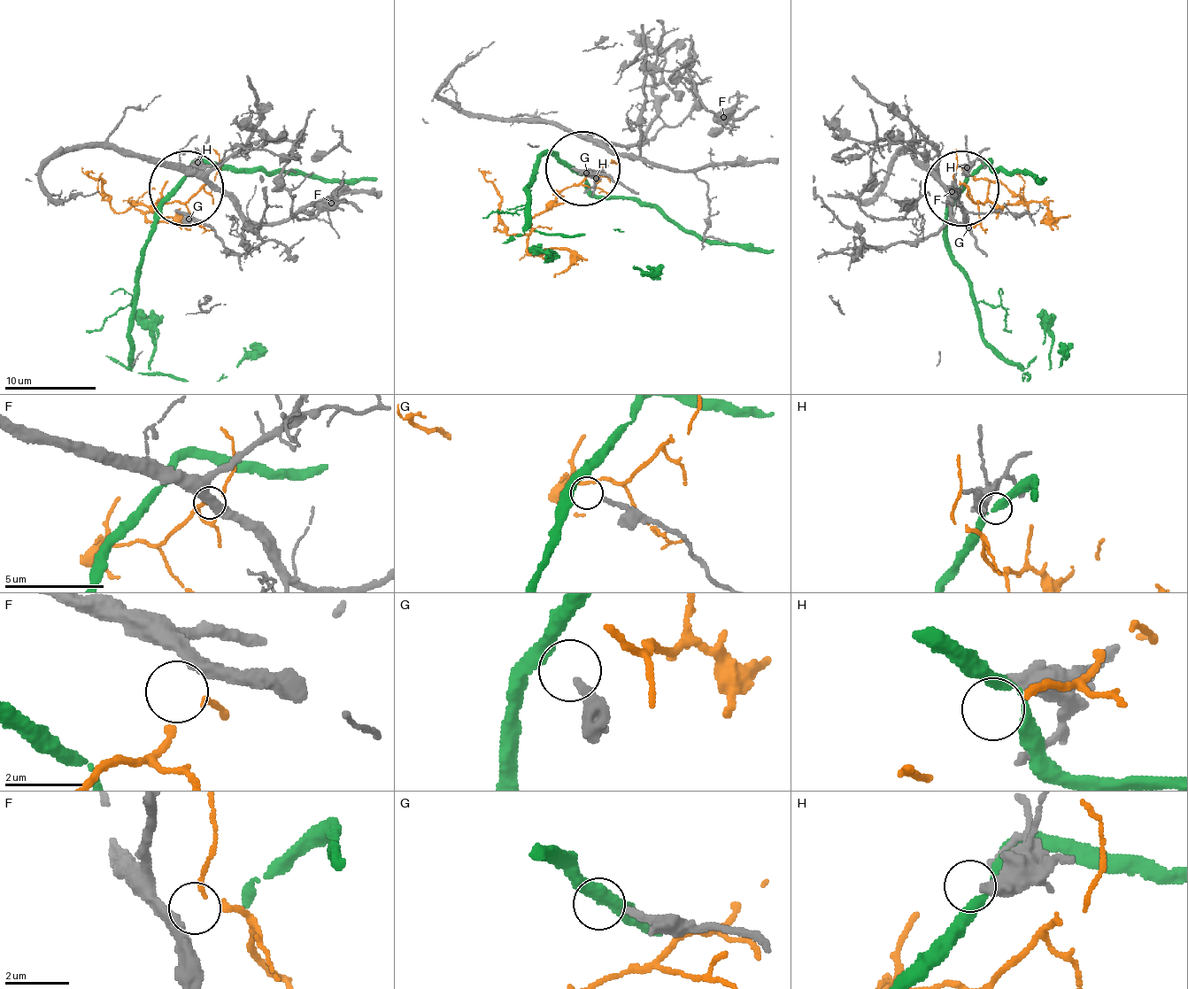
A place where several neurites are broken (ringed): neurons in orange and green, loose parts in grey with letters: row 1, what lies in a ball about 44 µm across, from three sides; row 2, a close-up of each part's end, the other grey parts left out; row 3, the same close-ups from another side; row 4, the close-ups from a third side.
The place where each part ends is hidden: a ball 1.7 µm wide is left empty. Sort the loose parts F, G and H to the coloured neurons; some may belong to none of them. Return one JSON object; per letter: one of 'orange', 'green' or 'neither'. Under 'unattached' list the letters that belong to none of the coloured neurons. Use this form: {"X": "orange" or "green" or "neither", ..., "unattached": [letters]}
{"F": "orange", "G": "neither", "H": "neither", "unattached": ["G", "H"]}

